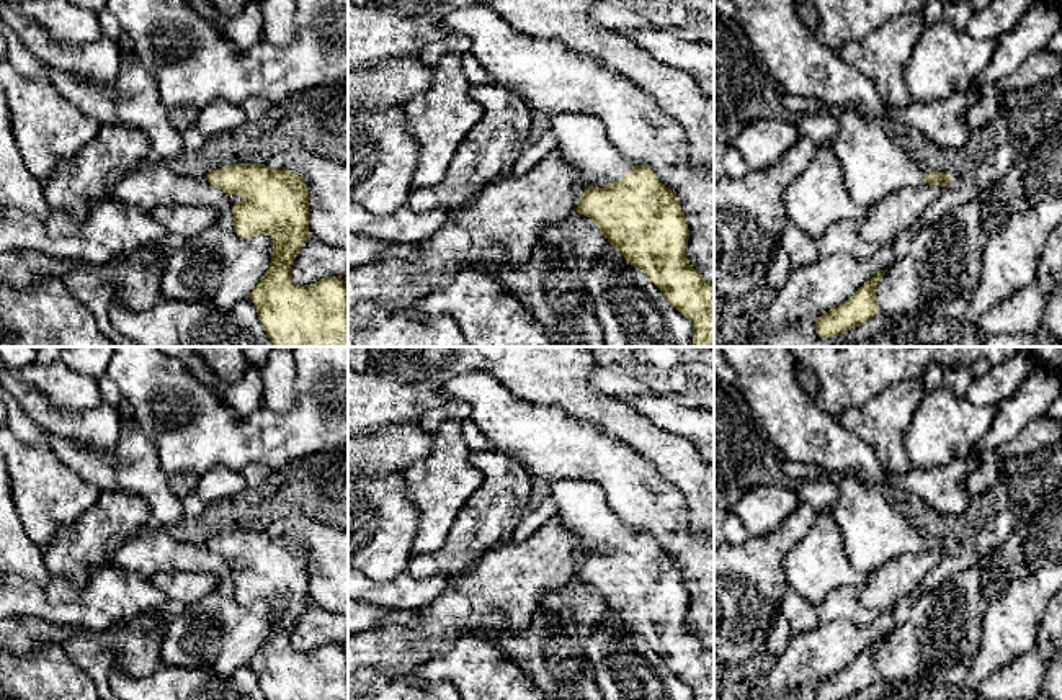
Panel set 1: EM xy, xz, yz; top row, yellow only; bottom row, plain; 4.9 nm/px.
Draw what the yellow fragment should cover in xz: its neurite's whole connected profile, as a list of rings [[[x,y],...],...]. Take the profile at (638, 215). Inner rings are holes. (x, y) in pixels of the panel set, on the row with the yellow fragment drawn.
[[[554,113],[549,116],[549,129],[557,137],[557,150],[575,168],[578,182],[613,182],[605,188],[587,188],[577,211],[590,218],[626,262],[645,273],[667,301],[693,324],[693,347],[714,347],[714,283],[706,281],[686,260],[689,229],[673,191],[658,182],[649,165],[632,167],[613,146],[598,118]]]

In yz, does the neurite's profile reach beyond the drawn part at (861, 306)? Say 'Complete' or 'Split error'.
Complete

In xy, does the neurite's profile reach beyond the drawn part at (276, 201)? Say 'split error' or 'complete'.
complete

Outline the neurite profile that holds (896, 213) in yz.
[[[923,183],[892,191],[872,206],[859,226],[859,237],[879,245],[892,245],[899,234],[923,216],[926,208],[939,200],[944,186]]]

